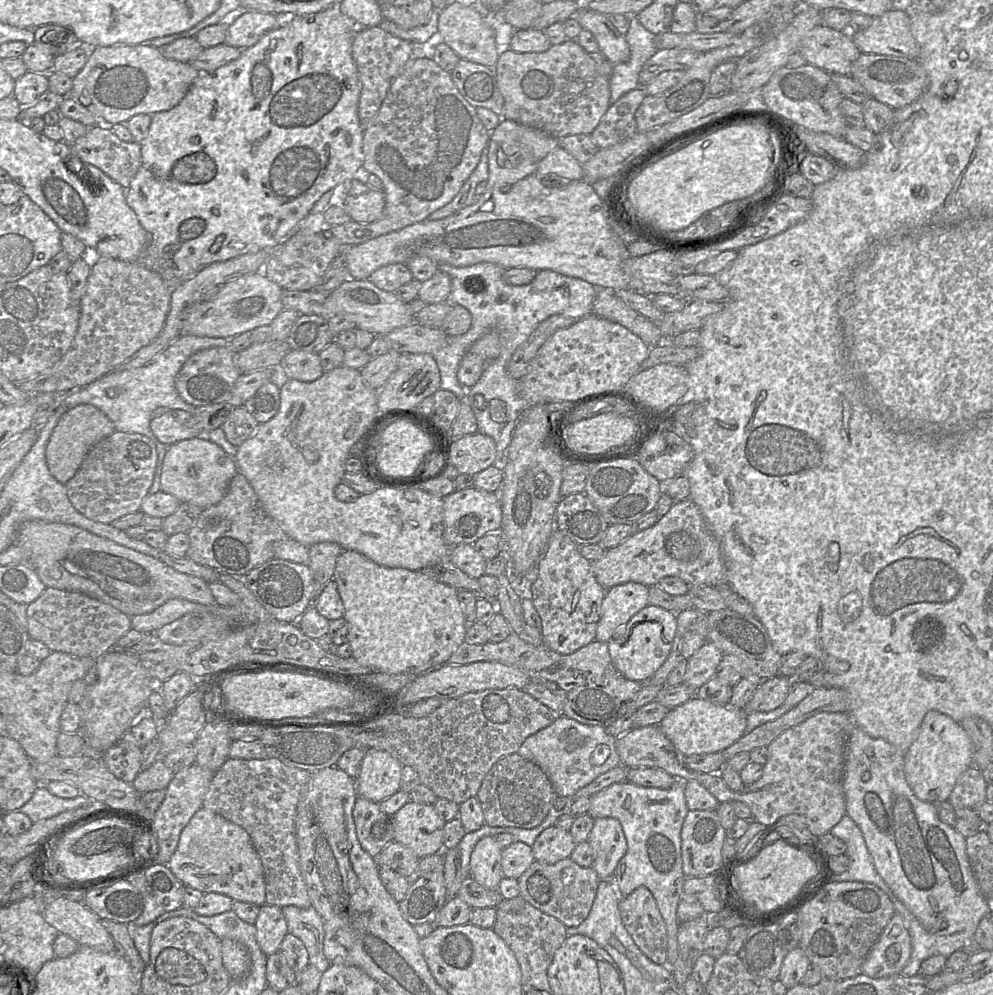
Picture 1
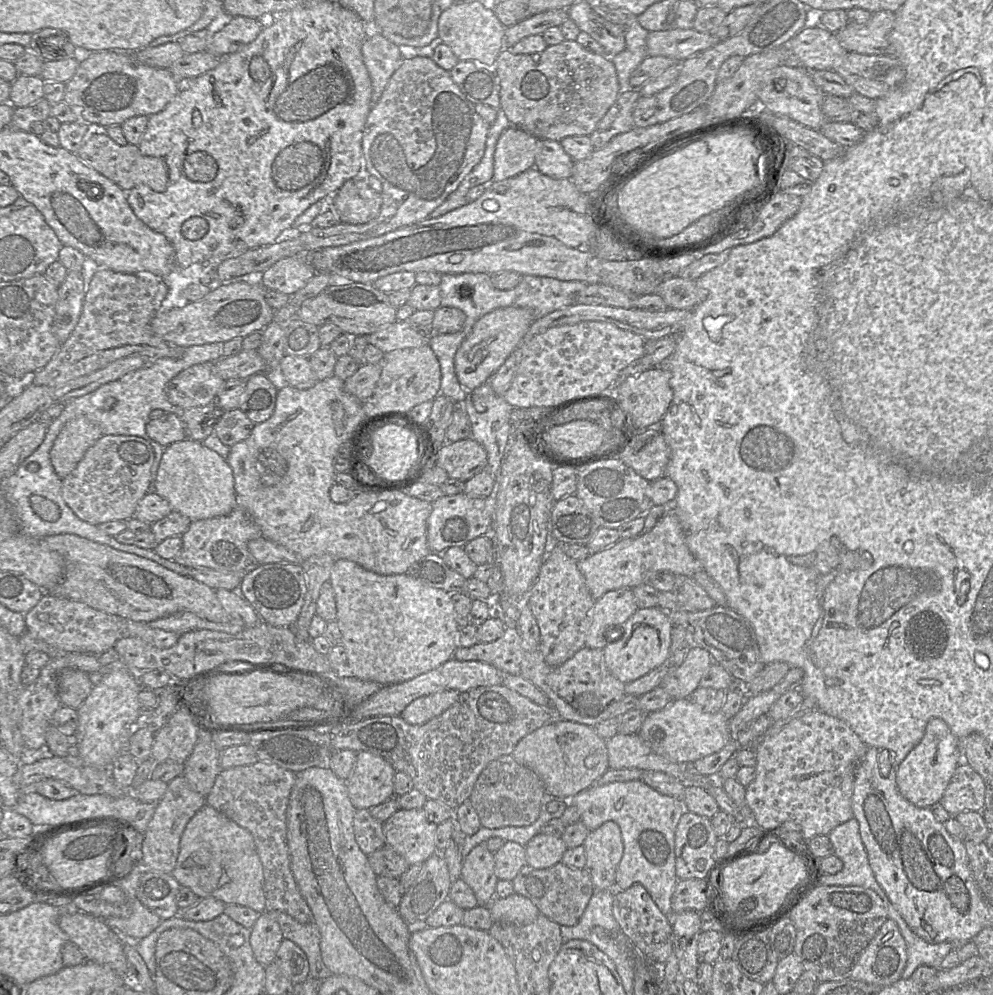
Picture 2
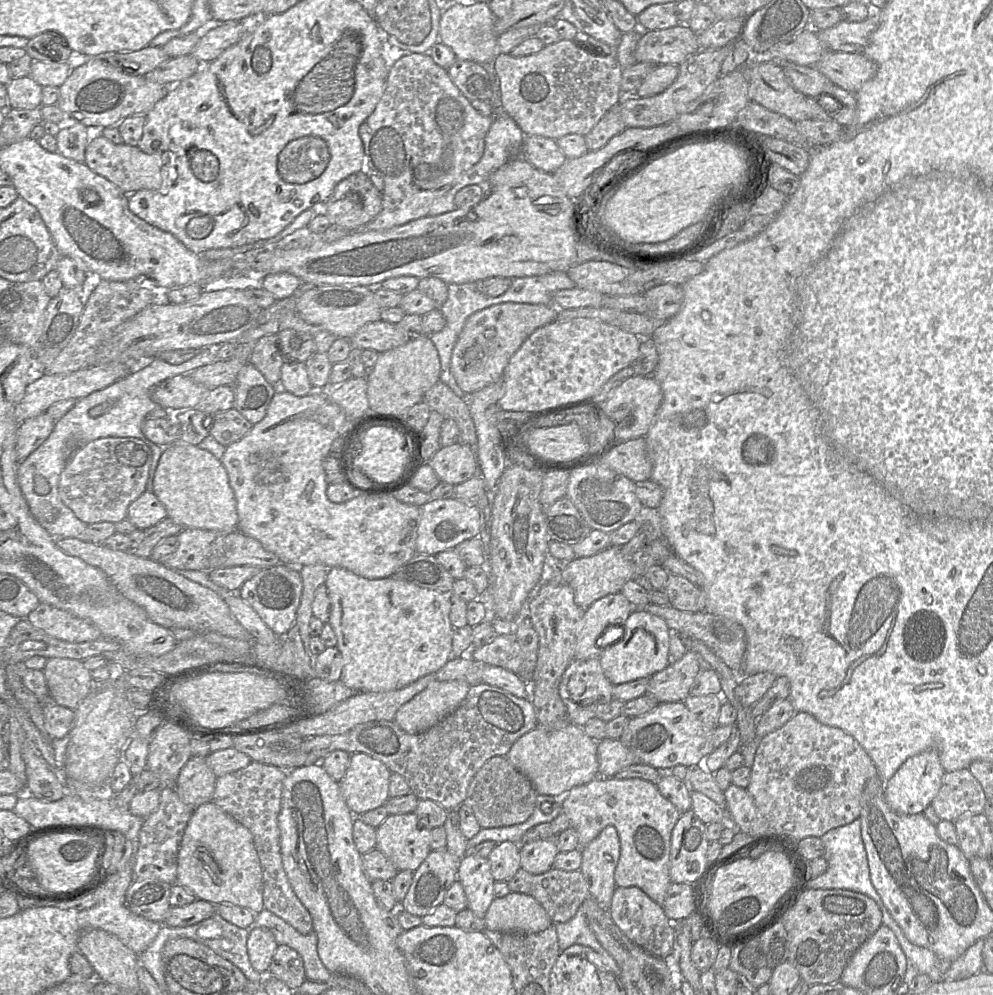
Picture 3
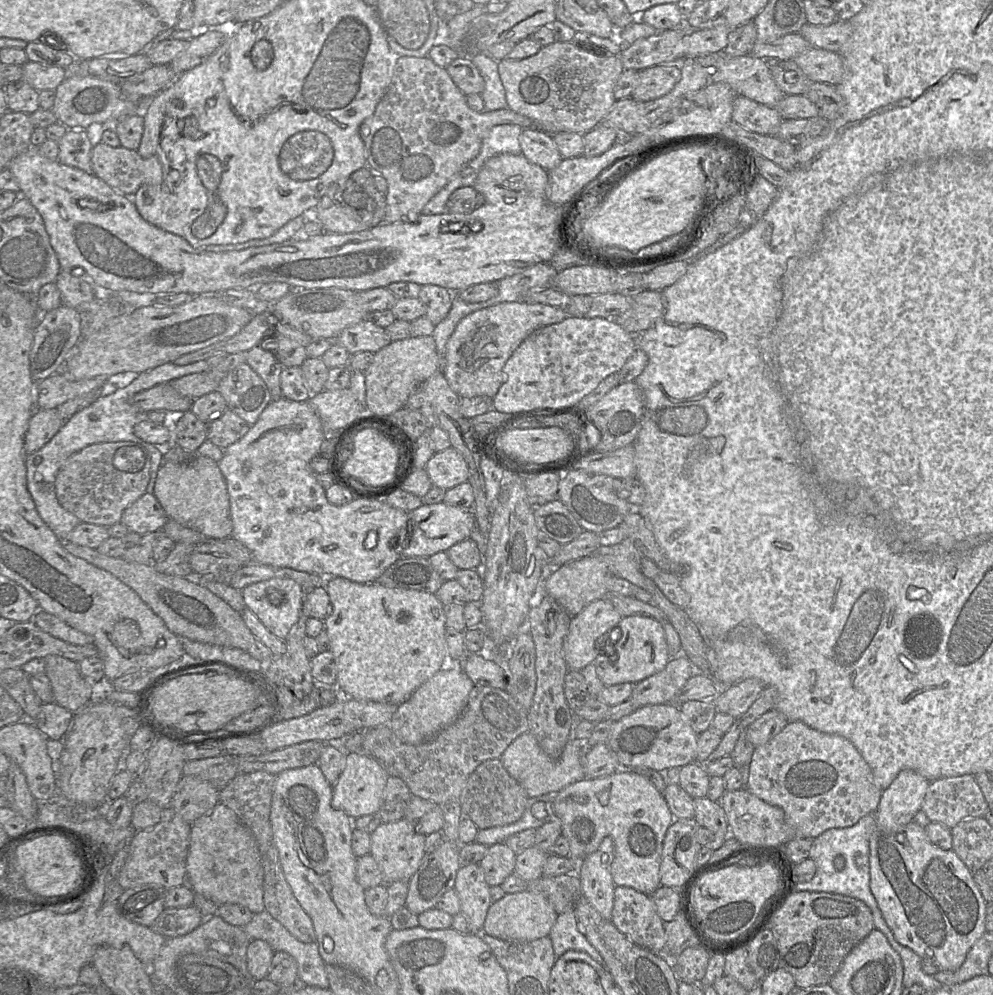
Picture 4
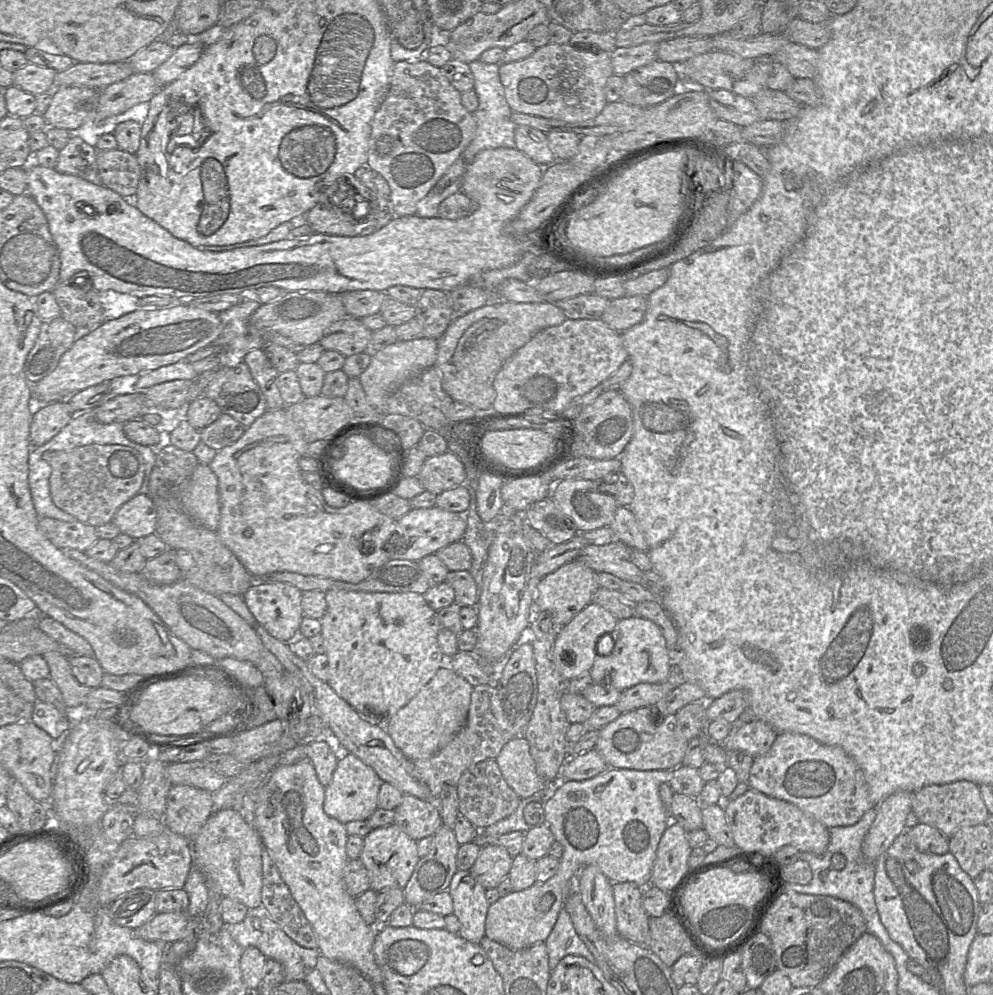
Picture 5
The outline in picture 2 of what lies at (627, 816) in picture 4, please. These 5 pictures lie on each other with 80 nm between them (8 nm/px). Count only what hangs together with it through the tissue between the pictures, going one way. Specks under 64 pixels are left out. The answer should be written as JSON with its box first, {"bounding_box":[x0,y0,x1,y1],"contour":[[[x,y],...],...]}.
{"bounding_box":[568,779,685,917],"contour":[[[640,779],[592,785],[568,801],[568,805],[576,806],[580,821],[589,831],[606,821],[614,821],[619,825],[624,853],[617,866],[615,887],[626,890],[640,883],[661,912],[673,917],[671,898],[679,880],[675,870],[675,830],[685,812],[684,799],[663,795]]]}

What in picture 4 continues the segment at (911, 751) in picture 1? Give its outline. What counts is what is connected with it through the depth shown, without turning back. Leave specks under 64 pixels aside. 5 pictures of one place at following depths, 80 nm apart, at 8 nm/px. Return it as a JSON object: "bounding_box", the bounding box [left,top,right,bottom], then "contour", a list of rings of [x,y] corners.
{"bounding_box":[875,769,930,833],"contour":[[[905,769],[882,792],[875,815],[876,827],[893,833],[912,821],[921,811],[930,781],[919,773]]]}

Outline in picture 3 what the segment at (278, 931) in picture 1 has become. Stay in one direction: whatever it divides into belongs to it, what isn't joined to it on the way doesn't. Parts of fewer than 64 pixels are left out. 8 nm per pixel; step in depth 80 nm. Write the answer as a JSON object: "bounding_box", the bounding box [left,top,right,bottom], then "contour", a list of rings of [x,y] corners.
{"bounding_box":[247,927,278,975],"contour":[[[251,927],[247,941],[248,956],[252,967],[266,975],[278,947],[273,933],[264,927]]]}

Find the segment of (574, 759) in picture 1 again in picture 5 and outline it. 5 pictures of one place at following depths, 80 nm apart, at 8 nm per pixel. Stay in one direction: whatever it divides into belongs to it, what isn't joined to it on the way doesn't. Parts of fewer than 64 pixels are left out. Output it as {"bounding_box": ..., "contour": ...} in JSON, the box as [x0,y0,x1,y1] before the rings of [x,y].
{"bounding_box":[495,737,546,799],"contour":[[[525,737],[507,742],[495,758],[503,778],[520,799],[541,792],[546,784],[536,772]]]}

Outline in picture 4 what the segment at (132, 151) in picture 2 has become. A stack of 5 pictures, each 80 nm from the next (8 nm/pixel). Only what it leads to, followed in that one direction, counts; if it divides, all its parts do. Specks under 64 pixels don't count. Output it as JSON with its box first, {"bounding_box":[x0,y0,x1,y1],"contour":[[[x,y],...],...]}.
{"bounding_box":[91,143,162,195],"contour":[[[98,143],[92,148],[91,164],[97,177],[123,195],[135,195],[142,185],[158,185],[162,182],[162,164],[156,155],[144,158],[137,150],[123,146],[112,147]]]}

